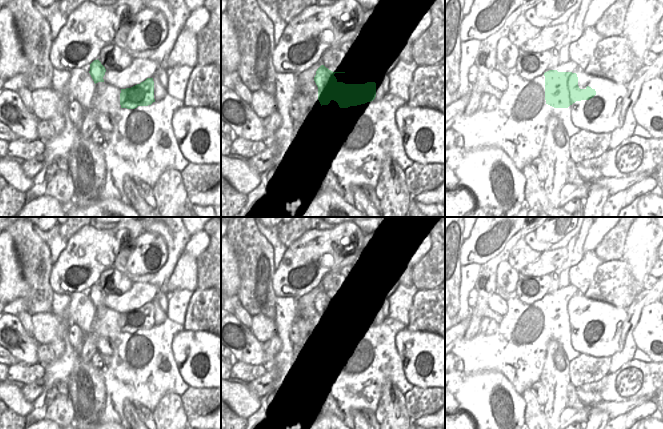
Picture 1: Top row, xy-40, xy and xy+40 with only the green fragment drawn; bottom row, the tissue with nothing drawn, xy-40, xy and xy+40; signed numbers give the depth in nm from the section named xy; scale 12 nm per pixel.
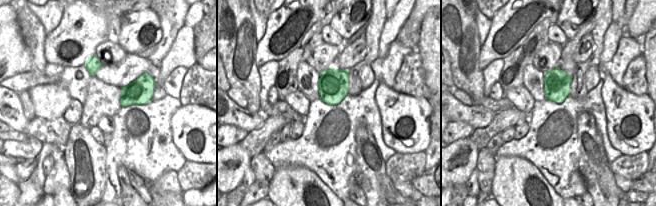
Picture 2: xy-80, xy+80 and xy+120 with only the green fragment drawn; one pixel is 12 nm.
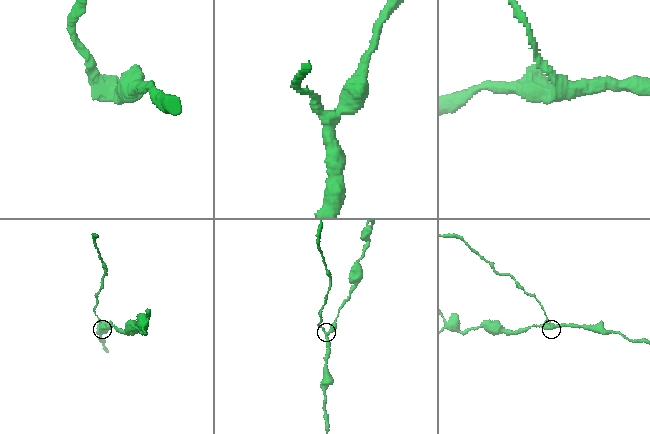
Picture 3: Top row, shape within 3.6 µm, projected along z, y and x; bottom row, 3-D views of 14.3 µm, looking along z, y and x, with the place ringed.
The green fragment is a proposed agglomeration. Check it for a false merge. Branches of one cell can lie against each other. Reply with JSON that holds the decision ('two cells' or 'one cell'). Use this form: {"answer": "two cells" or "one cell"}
{"answer": "two cells"}

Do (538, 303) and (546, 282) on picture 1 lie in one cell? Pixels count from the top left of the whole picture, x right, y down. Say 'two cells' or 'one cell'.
two cells

